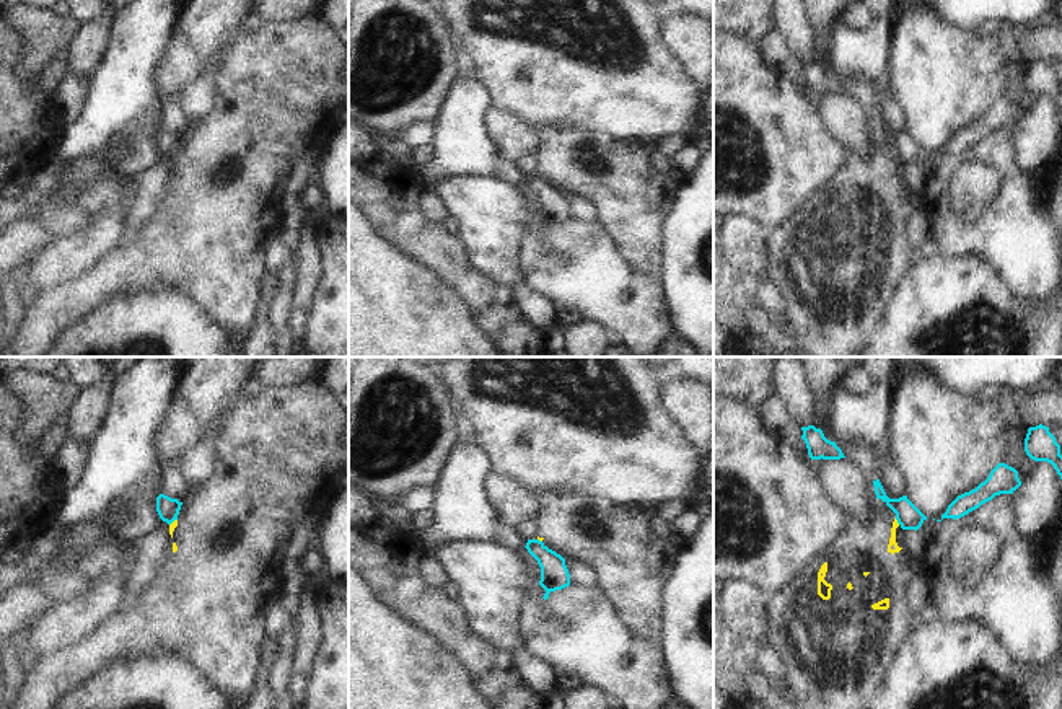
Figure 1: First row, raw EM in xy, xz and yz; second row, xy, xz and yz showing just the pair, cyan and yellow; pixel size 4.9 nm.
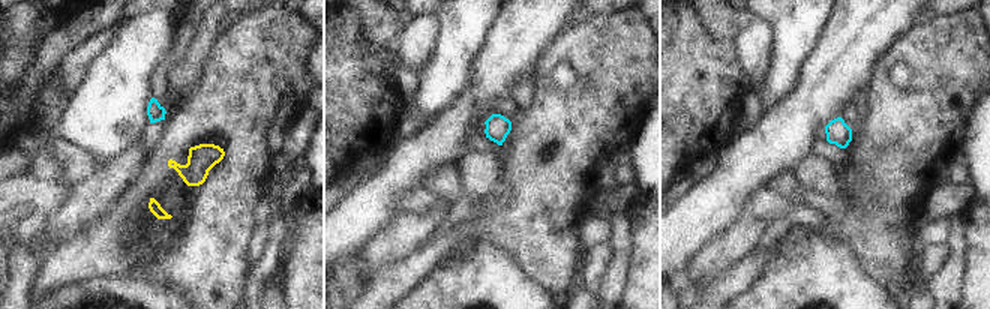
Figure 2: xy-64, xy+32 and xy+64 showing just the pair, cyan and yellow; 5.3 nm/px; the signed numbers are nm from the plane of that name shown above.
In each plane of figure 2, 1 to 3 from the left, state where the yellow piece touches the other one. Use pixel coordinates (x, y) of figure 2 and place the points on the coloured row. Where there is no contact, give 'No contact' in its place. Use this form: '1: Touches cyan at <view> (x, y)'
1: No contact
2: No contact
3: No contact.

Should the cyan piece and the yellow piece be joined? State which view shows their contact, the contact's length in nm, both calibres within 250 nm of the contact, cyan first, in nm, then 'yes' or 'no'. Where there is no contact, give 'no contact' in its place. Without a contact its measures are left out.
contact in yz; length 40 nm; calibres 120 and 50 nm; no

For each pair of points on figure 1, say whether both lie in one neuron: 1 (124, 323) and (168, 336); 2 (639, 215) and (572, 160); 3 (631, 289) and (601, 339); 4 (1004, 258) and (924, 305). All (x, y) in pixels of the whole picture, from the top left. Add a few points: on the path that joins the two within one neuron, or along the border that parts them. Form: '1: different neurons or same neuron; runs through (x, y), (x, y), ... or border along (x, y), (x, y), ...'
1: same neuron; runs through (136, 333), (157, 334)
2: same neuron; runs through (623, 199), (588, 165)
3: different neurons; border along (570, 323), (601, 321), (618, 339)
4: different neurons; border along (950, 256), (981, 259), (1012, 295)

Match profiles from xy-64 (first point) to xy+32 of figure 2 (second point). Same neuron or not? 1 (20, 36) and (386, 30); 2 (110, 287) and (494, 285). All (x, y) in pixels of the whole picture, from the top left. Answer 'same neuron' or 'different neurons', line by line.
1: same neuron
2: same neuron

